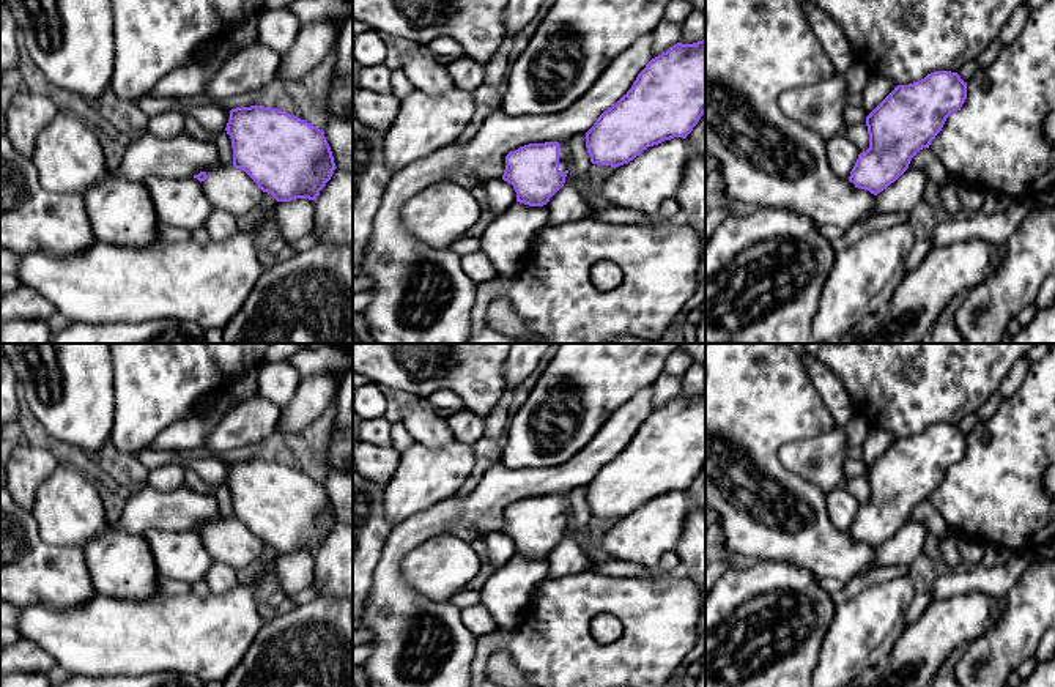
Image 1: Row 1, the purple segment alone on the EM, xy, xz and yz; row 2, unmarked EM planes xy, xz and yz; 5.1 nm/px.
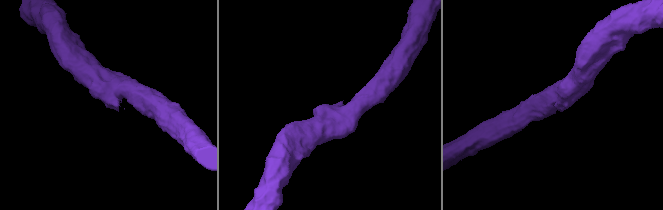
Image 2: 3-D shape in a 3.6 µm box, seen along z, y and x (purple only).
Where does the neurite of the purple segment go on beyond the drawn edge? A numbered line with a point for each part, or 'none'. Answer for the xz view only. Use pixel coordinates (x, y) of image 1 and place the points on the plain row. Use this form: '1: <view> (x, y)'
1: xz (564, 503)

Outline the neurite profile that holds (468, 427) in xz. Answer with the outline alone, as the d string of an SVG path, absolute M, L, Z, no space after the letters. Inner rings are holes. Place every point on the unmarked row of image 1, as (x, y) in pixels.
M461 410L446 418L446 424L457 441L468 444L483 443L485 419L476 413Z

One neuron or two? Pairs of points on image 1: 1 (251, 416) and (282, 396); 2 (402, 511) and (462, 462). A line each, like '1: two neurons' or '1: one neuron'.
1: two neurons
2: one neuron

